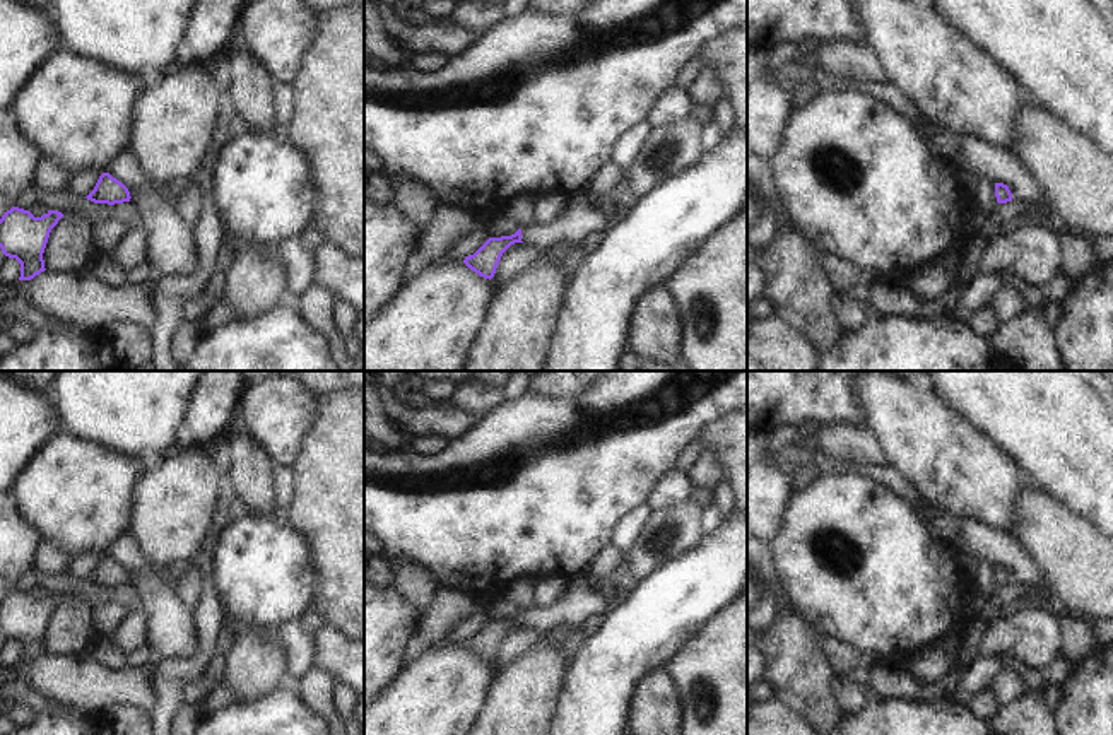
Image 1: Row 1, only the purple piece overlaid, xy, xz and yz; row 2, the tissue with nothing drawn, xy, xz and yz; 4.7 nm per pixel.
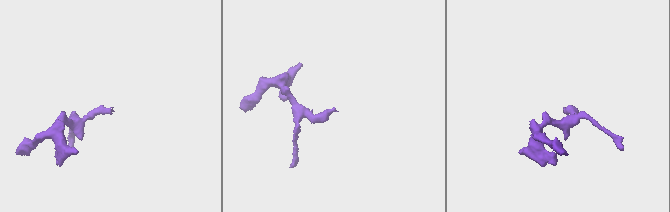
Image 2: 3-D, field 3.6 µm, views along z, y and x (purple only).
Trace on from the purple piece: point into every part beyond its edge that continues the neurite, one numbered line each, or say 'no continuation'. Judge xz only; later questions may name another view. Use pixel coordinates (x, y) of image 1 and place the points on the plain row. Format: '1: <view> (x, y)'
no continuation

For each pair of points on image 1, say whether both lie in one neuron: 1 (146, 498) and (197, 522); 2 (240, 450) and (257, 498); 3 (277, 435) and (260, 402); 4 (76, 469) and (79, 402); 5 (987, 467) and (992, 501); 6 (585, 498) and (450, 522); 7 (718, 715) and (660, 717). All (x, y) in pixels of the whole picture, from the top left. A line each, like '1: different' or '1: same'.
1: same
2: same
3: same
4: different
5: same
6: same
7: different

